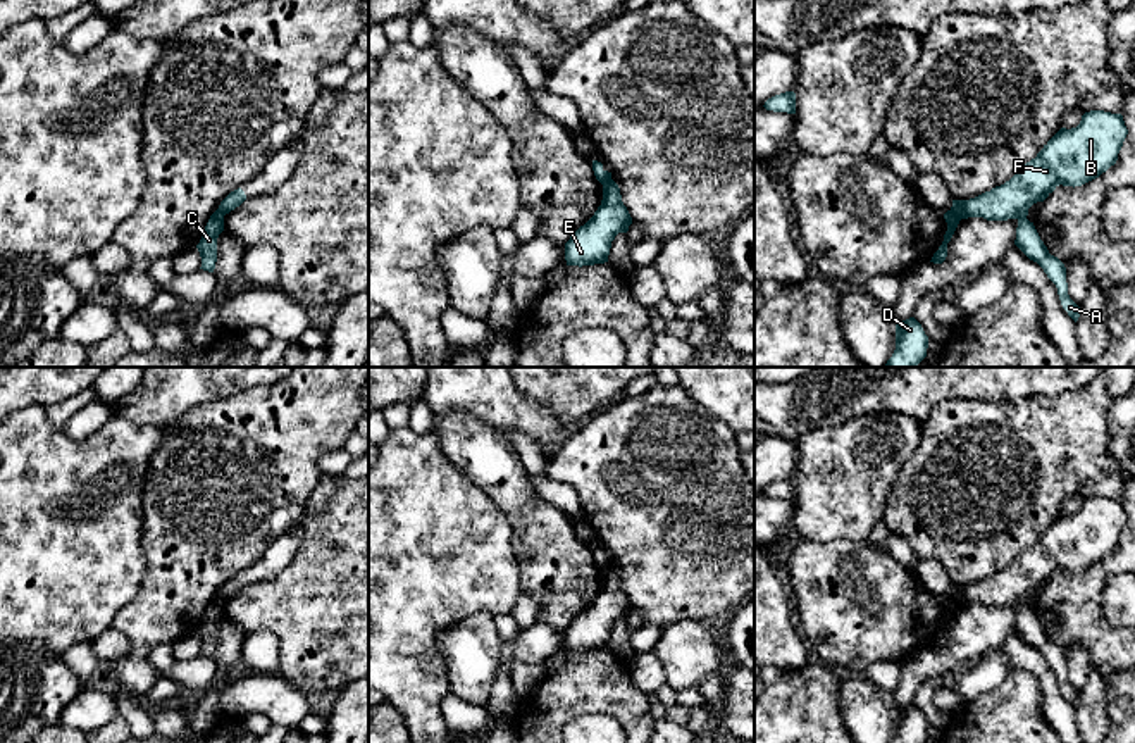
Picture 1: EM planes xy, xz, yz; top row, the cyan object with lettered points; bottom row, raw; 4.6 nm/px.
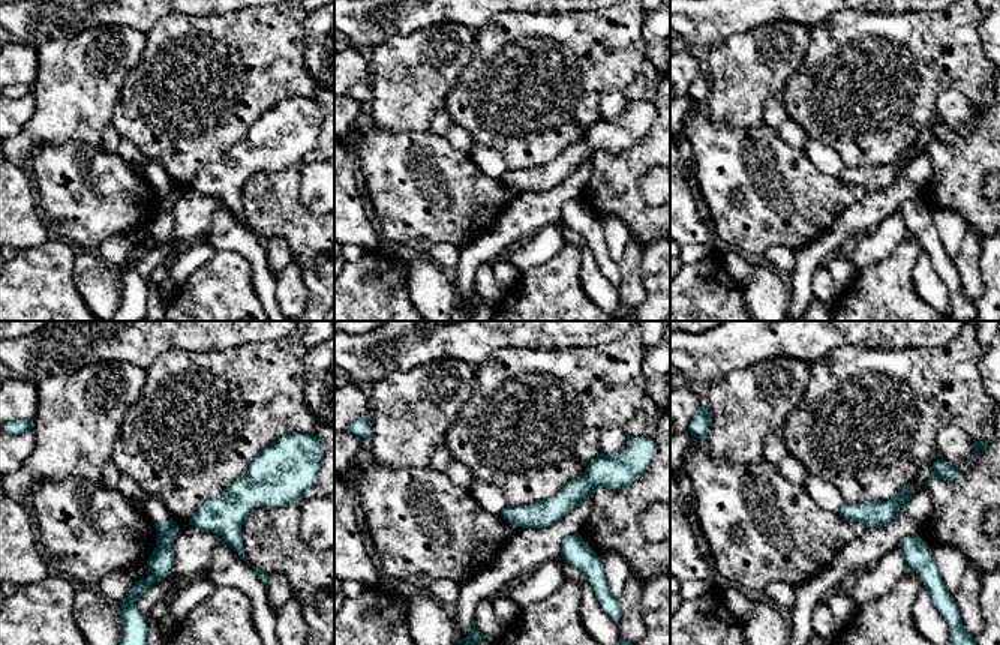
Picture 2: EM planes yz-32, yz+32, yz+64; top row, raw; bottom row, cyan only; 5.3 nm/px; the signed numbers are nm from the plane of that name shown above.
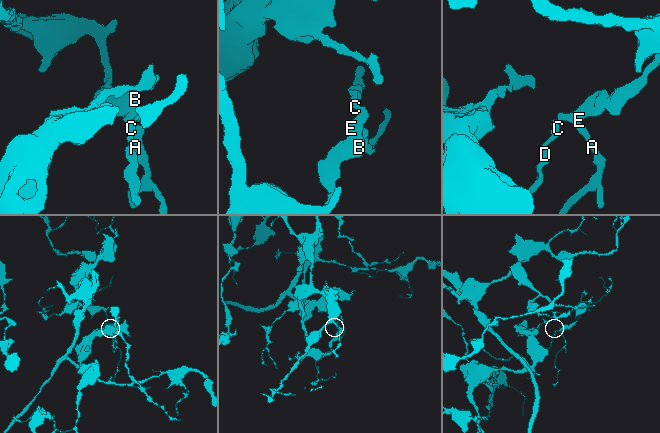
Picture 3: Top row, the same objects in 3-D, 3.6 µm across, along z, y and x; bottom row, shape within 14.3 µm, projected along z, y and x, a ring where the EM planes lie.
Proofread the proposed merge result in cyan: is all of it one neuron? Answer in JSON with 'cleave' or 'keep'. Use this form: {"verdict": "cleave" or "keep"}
{"verdict": "cleave"}

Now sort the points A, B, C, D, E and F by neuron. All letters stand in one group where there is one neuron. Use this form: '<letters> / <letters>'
A B E F / C D

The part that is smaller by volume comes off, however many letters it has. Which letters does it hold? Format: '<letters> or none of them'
C, D

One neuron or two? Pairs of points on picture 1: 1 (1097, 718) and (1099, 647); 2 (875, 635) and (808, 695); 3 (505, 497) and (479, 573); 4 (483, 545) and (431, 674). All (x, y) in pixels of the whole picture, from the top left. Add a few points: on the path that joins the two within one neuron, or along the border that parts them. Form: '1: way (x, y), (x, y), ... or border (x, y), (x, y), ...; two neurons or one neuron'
1: border (1092, 668), (1101, 674), (1108, 688); two neurons
2: border (822, 661), (831, 666); two neurons
3: border (472, 481), (507, 519), (512, 530), (514, 549); two neurons
4: way (450, 578), (424, 604), (424, 642); one neuron

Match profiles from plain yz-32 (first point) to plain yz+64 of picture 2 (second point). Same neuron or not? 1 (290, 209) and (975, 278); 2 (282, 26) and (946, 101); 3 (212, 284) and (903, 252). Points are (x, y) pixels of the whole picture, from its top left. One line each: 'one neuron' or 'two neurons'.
1: two neurons
2: two neurons
3: one neuron

